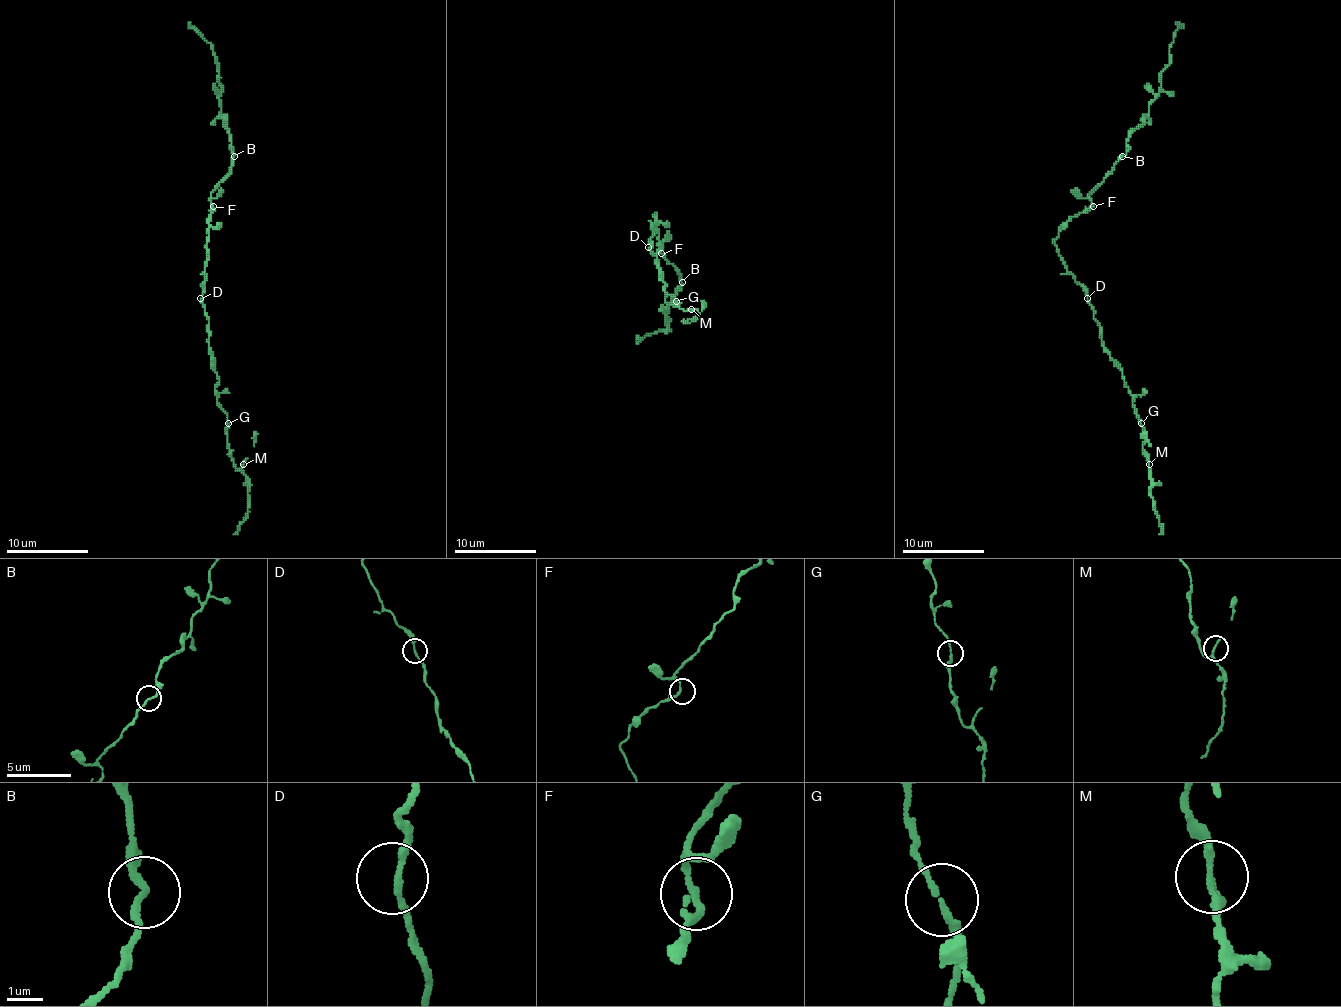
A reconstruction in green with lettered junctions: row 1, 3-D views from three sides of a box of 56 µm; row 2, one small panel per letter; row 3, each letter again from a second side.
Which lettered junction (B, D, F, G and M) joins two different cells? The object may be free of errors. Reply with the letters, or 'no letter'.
no letter

